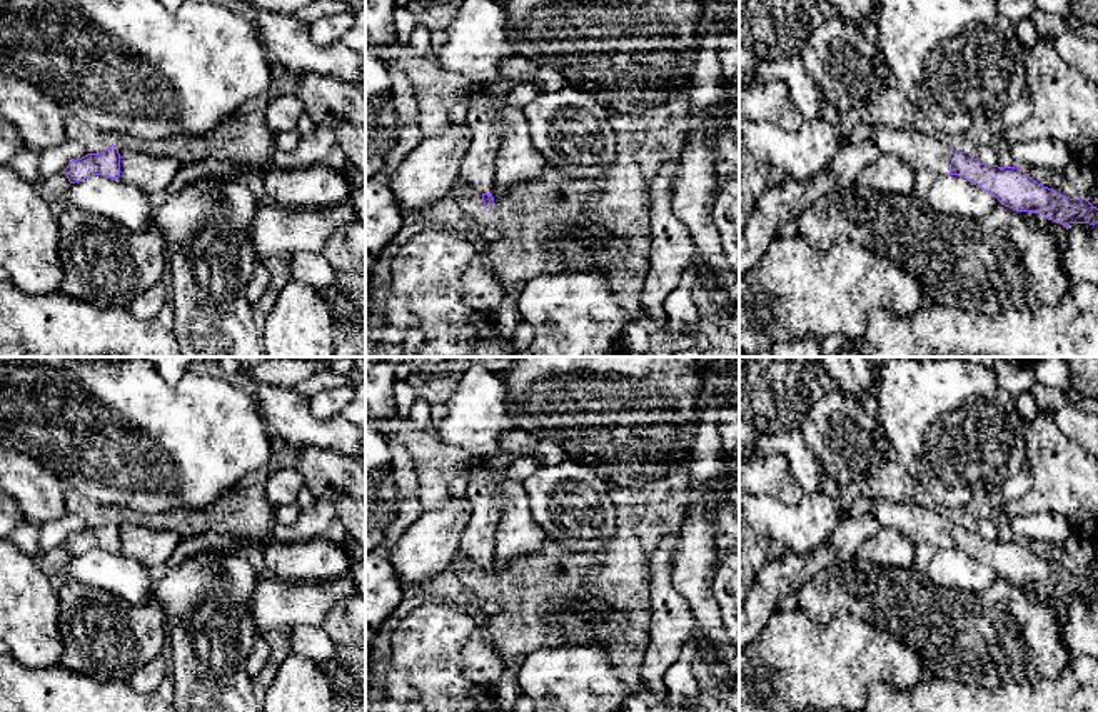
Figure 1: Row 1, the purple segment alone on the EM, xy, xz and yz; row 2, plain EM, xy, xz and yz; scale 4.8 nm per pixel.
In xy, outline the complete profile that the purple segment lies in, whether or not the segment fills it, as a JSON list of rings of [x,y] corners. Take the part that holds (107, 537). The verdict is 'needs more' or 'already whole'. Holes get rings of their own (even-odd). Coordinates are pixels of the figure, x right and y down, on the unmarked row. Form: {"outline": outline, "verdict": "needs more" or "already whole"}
{"outline": [[[112,517],[102,527],[88,527],[82,532],[72,534],[63,545],[70,557],[82,555],[93,549],[118,552],[120,550],[118,519]]], "verdict": "already whole"}

